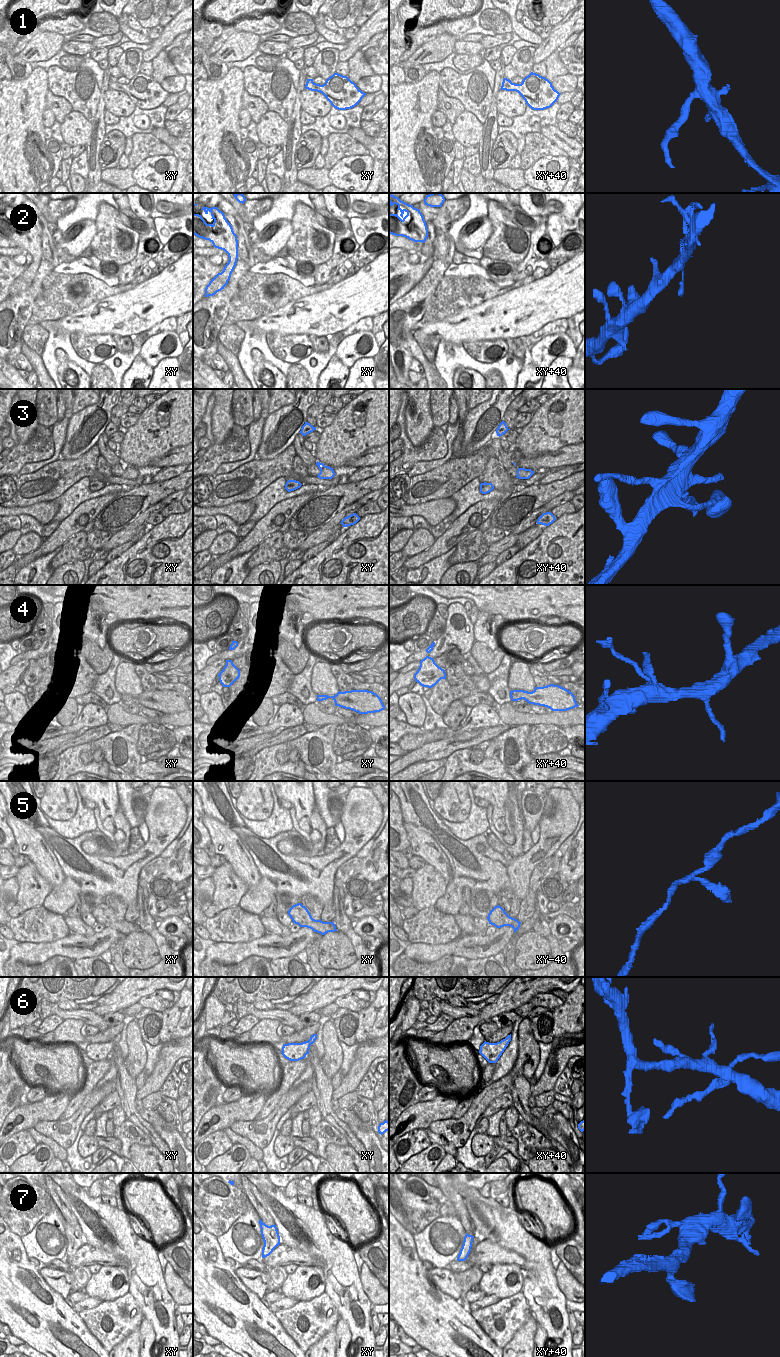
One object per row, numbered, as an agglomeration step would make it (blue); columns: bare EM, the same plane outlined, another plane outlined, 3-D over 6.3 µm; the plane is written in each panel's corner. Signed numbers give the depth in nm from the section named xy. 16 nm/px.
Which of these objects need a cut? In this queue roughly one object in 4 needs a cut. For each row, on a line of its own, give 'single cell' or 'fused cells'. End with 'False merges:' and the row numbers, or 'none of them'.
1: single cell
2: single cell
3: single cell
4: single cell
5: single cell
6: single cell
7: single cell
False merges: none of them

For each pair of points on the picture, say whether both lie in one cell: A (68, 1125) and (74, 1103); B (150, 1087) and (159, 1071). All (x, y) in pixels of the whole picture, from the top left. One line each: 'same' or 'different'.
A: different
B: same

